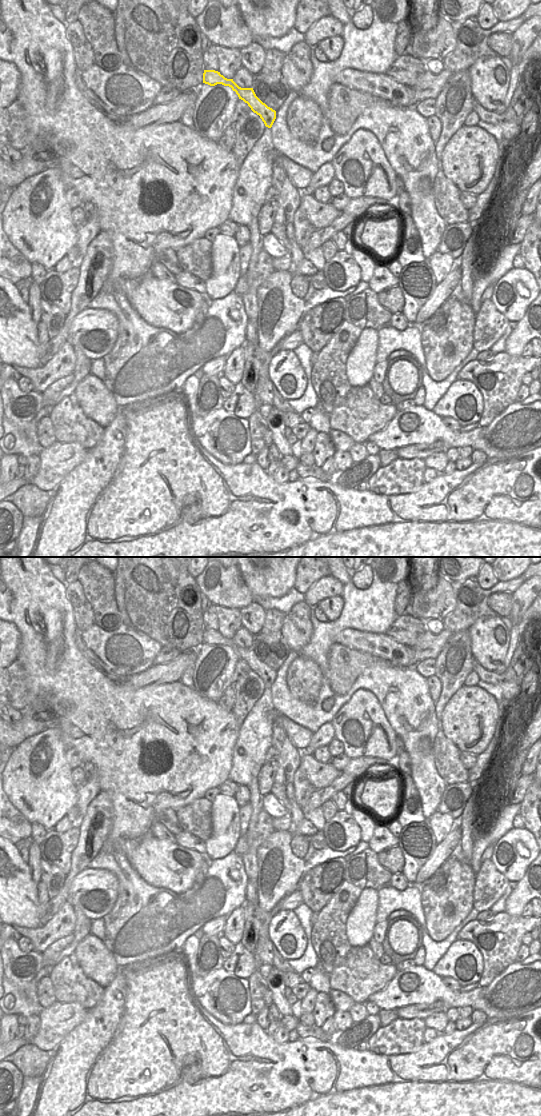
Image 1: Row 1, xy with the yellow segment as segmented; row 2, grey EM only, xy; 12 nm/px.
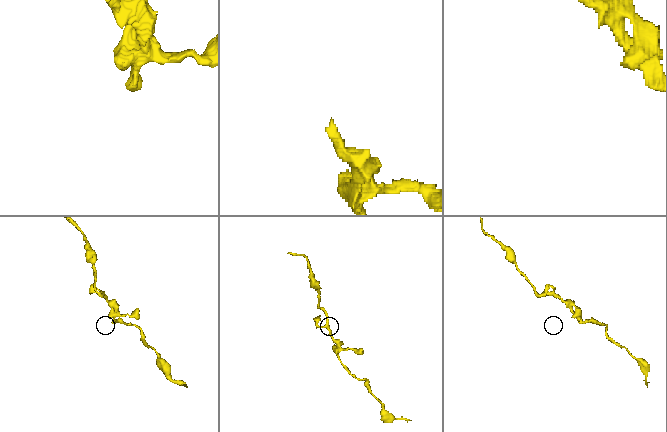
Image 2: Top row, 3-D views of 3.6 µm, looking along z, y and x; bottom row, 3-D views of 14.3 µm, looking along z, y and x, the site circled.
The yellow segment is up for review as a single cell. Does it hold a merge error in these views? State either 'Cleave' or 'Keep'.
Keep.

